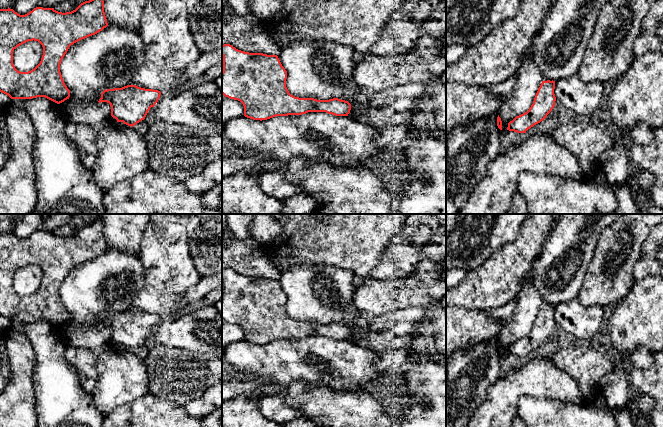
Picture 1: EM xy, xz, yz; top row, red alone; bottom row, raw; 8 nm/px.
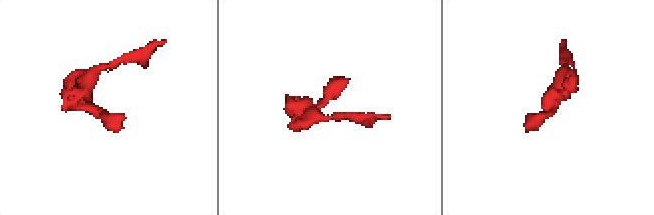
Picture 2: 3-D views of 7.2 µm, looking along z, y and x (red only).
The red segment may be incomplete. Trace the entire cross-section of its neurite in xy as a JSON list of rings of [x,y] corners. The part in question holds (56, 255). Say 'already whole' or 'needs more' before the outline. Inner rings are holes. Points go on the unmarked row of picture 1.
already whole | [[[102,218],[66,237],[58,236],[54,232],[36,231],[29,237],[20,239],[10,232],[0,233],[0,316],[11,323],[45,321],[57,328],[69,323],[70,314],[60,296],[63,281],[71,269],[97,258],[107,250]],[[33,264],[43,271],[41,285],[31,295],[20,296],[13,288],[13,275]]]

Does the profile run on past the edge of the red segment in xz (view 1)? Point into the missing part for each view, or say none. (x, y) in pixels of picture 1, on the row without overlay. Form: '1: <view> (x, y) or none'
1: none

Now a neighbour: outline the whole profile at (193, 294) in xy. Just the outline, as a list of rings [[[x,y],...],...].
[[[222,270],[216,274],[202,276],[198,284],[188,288],[182,294],[182,302],[185,306],[181,311],[178,310],[168,316],[162,316],[160,322],[167,321],[170,316],[174,319],[180,318],[182,315],[191,313],[204,305],[205,296],[210,291],[222,286]]]

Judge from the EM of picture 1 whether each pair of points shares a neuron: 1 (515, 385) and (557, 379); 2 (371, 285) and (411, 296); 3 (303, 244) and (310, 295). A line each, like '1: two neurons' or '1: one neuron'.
1: one neuron
2: one neuron
3: two neurons

